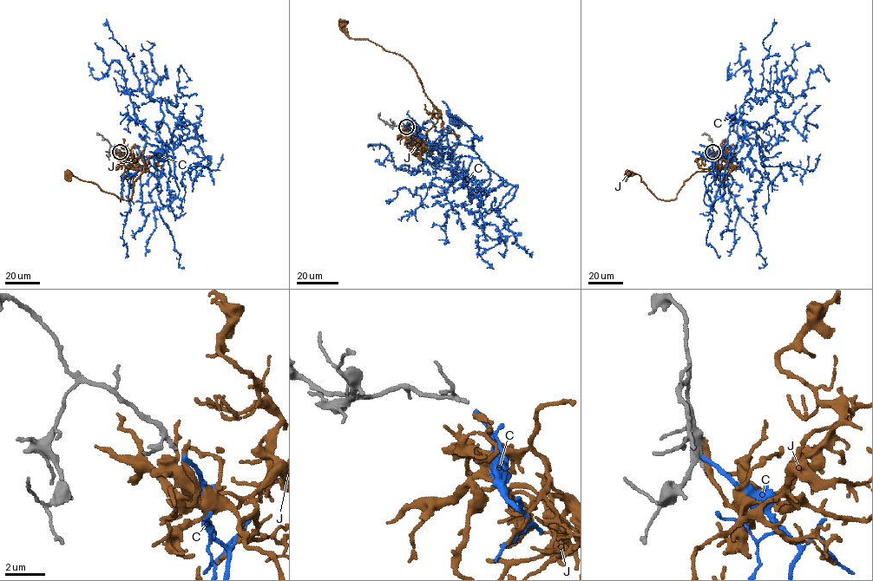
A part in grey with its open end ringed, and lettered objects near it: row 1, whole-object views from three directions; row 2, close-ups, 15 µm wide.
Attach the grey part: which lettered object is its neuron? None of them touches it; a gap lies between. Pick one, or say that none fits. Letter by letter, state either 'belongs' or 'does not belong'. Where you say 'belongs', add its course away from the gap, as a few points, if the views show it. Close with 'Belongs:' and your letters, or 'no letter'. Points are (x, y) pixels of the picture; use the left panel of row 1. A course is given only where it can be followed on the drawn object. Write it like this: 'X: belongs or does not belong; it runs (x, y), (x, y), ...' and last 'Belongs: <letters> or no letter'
C: belongs; it runs (120, 152), (131, 176), (165, 143), (169, 146), (179, 193), (168, 205), (159, 197), (164, 161), (160, 152)
J: does not belong
Belongs: C

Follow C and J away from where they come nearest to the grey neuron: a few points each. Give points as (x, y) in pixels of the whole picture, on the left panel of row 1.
C: (120, 152), (131, 176), (165, 143), (169, 146), (179, 193), (168, 205), (159, 197), (164, 161), (160, 152)
J: (120, 152), (133, 168), (142, 172), (134, 181), (128, 200), (102, 191), (97, 185), (68, 173)

